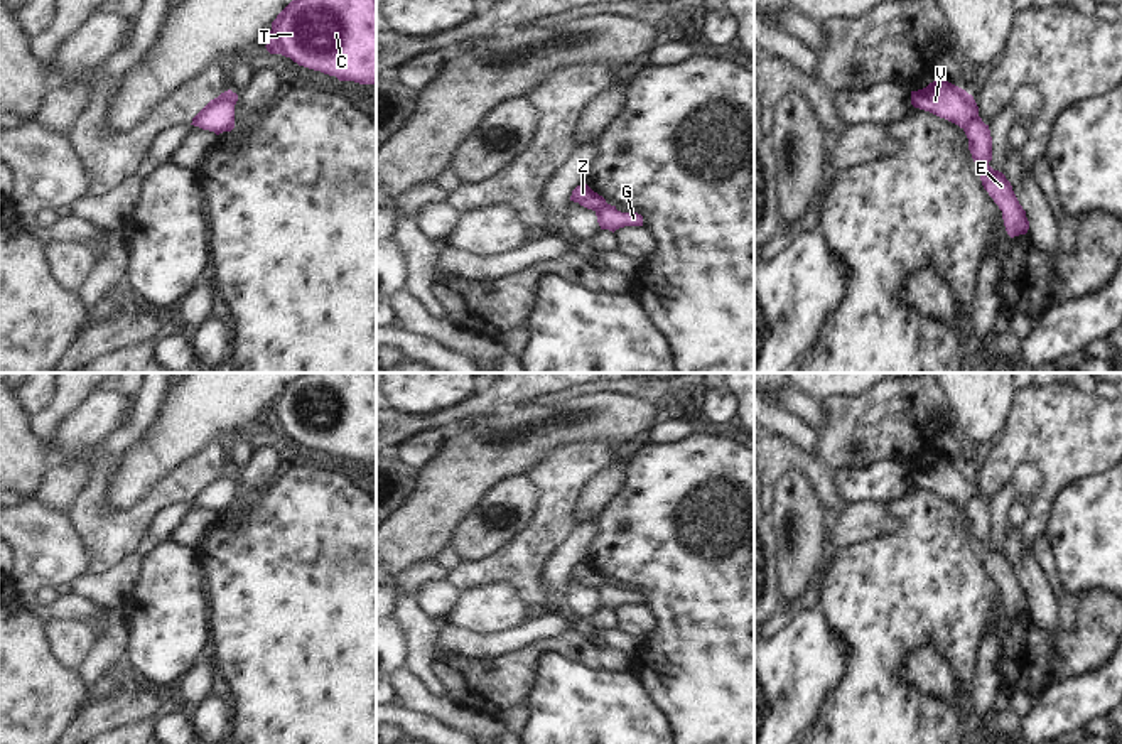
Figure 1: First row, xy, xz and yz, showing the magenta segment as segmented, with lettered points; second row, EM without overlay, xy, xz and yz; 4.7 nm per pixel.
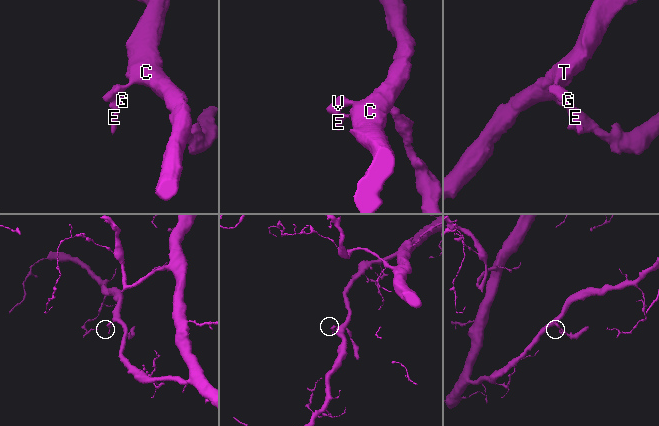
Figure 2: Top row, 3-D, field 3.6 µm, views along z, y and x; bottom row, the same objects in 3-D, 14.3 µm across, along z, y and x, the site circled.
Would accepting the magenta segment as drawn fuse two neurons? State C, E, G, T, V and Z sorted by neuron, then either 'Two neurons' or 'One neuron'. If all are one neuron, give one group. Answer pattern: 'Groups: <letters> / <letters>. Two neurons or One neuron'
Groups: C T V Z / E G. Two neurons.

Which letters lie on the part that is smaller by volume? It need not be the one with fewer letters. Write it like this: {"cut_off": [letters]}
{"cut_off": ["E", "G"]}

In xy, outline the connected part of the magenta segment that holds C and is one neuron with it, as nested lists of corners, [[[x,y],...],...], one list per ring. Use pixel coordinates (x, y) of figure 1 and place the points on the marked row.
[[[292,0],[272,22],[265,47],[339,81],[376,84],[376,0]]]

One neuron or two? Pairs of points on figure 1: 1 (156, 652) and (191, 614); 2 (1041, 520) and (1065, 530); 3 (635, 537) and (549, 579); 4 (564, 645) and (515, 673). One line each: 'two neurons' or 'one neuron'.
1: one neuron
2: two neurons
3: two neurons
4: one neuron

